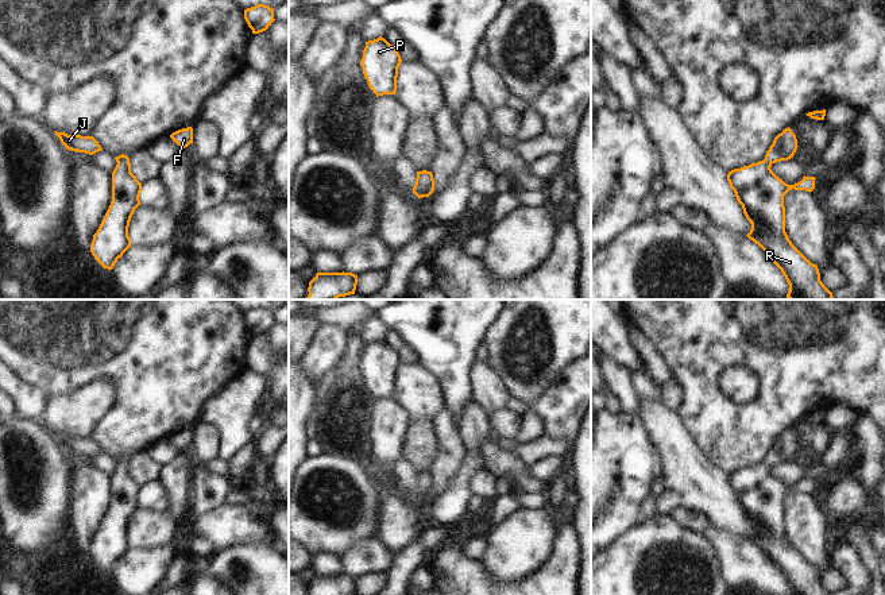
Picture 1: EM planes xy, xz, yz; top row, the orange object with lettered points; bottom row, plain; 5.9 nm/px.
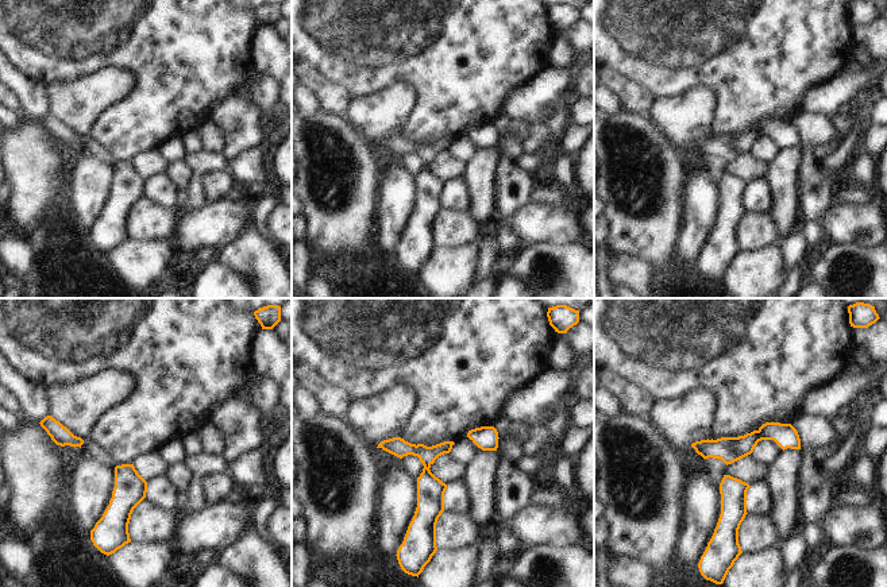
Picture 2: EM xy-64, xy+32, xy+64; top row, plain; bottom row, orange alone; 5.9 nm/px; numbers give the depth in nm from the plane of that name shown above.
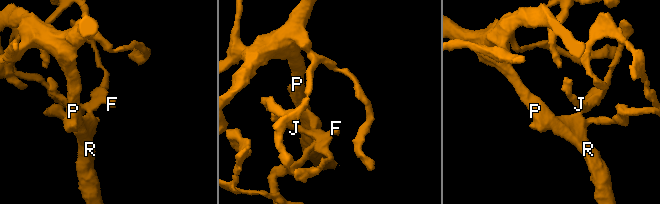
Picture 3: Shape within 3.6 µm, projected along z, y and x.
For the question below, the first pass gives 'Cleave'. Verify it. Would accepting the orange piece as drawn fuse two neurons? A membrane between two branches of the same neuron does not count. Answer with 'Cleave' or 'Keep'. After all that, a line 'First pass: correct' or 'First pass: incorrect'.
Keep.
First pass: incorrect

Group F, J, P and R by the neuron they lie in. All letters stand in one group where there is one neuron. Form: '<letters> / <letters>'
F J P R

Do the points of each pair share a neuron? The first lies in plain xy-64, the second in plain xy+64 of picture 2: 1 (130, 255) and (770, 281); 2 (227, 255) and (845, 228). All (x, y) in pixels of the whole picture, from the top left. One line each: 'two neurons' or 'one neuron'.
1: one neuron
2: two neurons

